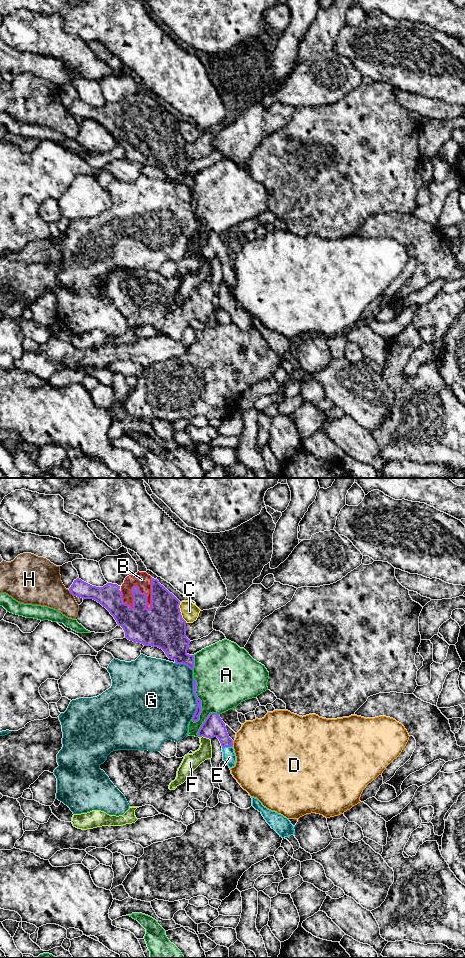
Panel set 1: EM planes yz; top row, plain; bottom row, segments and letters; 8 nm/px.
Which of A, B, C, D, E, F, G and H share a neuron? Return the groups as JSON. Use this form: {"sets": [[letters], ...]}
{"sets": [["A"], ["B", "E"], ["C"], ["D"], ["F"], ["G"], ["H"]]}

